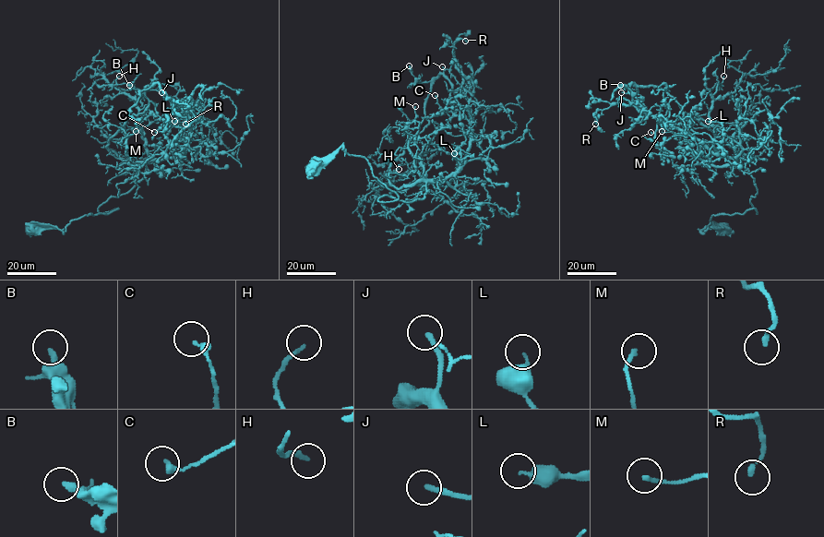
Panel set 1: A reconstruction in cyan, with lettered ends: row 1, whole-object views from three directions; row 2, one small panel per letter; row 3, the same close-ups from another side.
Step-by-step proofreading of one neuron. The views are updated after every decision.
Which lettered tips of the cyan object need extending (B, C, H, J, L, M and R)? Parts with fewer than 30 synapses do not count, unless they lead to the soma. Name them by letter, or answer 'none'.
J

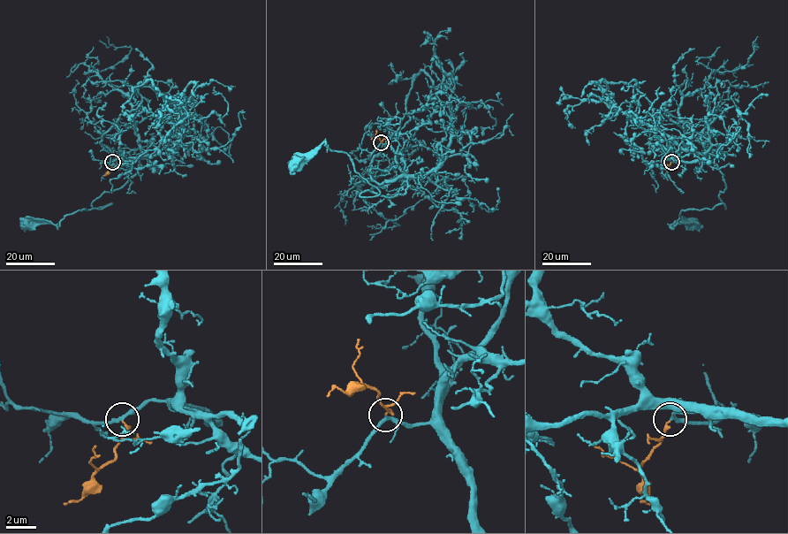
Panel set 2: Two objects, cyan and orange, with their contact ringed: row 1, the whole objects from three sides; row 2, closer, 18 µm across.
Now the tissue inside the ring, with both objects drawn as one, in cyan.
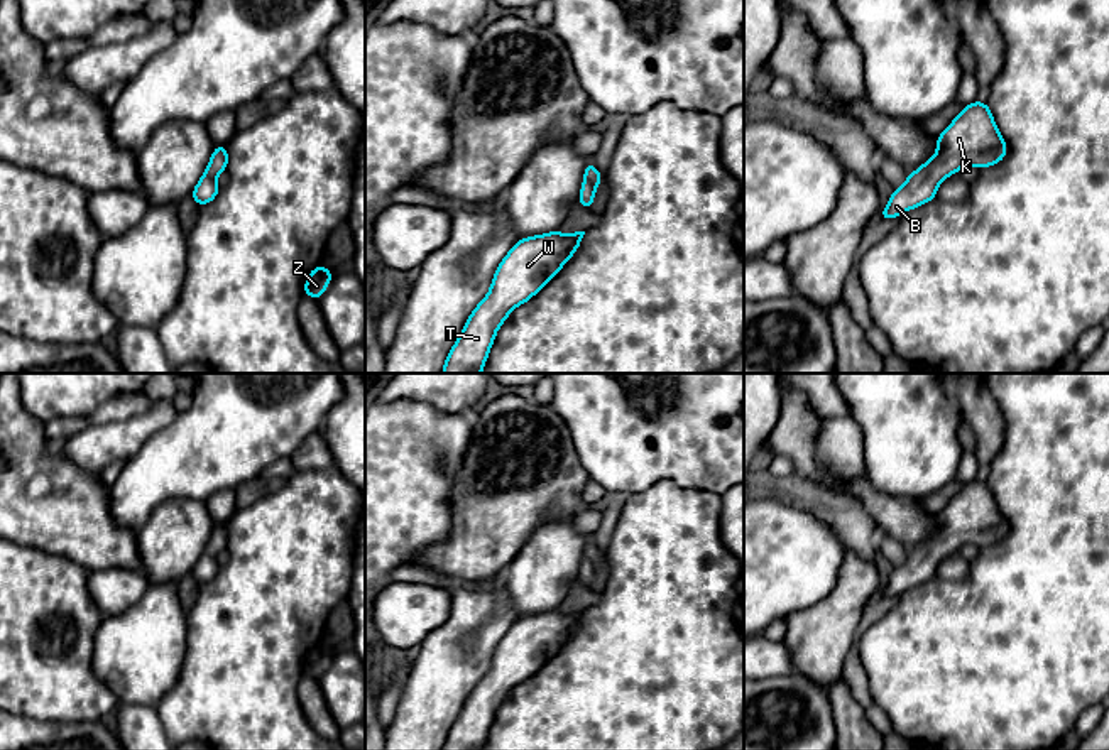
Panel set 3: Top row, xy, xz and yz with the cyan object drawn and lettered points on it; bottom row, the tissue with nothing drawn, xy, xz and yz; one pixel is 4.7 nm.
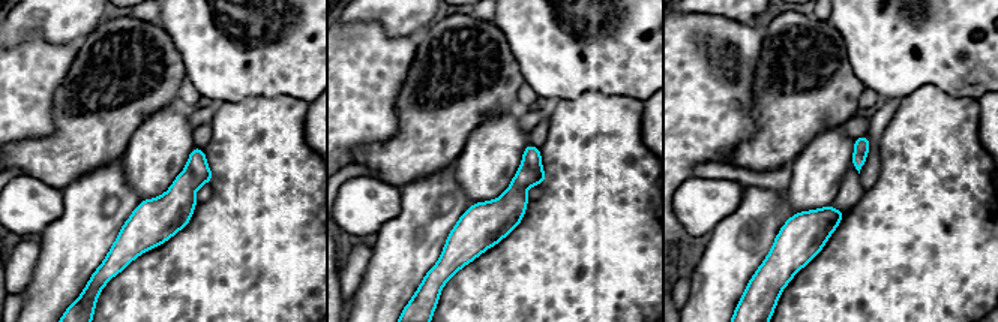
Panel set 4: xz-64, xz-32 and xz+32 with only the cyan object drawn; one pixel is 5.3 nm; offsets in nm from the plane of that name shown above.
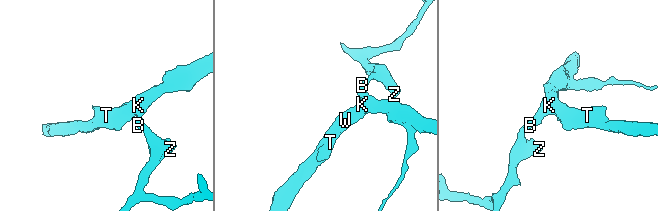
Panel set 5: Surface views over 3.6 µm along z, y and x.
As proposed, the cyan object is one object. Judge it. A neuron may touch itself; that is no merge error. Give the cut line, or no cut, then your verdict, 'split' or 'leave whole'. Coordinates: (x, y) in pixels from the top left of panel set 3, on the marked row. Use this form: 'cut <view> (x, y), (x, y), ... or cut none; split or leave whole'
cut none; leave whole

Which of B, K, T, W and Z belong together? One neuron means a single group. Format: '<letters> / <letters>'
B K T W Z

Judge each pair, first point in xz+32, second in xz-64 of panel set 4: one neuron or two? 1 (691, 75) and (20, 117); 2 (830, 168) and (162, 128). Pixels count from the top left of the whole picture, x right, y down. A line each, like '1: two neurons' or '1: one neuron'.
1: one neuron
2: one neuron

